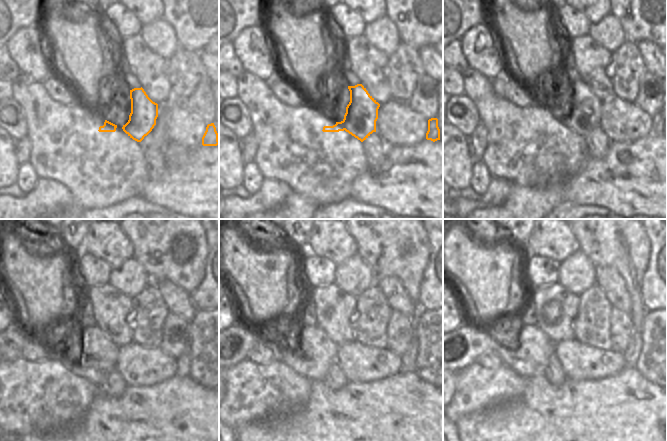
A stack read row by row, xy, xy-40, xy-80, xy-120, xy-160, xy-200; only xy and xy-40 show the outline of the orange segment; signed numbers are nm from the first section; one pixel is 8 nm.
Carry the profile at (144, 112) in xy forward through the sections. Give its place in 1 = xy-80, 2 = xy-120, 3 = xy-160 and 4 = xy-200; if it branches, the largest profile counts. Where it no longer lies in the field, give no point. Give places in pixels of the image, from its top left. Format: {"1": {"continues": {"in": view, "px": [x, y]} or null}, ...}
{"1": {"continues": {"in": "xy-80", "px": [587, 107]}}, "2": {"continues": {"in": "xy-120", "px": [105, 351]}}, "3": {"continues": {"in": "xy-160", "px": [311, 356]}}, "4": {"continues": {"in": "xy-200", "px": [529, 357]}}}

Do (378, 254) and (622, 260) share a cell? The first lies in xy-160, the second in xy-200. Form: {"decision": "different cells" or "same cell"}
{"decision": "same cell"}

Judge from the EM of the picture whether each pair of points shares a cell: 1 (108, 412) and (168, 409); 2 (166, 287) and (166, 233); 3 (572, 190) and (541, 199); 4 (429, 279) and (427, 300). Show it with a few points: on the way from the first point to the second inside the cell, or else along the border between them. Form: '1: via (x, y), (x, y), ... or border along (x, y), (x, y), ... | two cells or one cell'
1: via (123, 412), (153, 412) | one cell
2: border along (154, 281), (170, 280), (187, 291) | two cells
3: via (564, 193), (549, 198) | one cell
4: via (429, 284), (429, 295) | one cell

